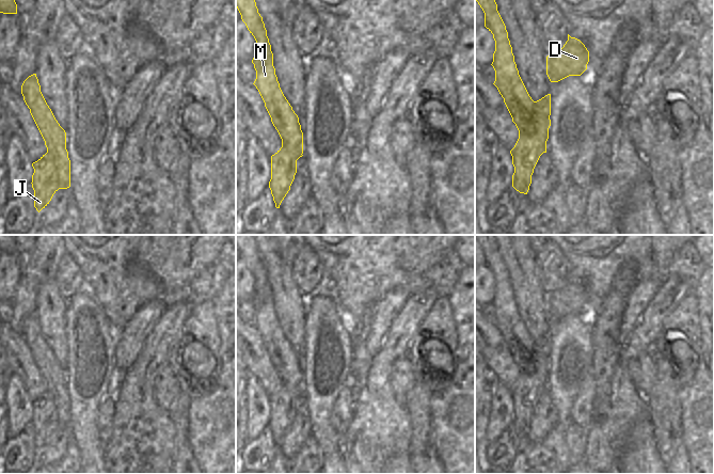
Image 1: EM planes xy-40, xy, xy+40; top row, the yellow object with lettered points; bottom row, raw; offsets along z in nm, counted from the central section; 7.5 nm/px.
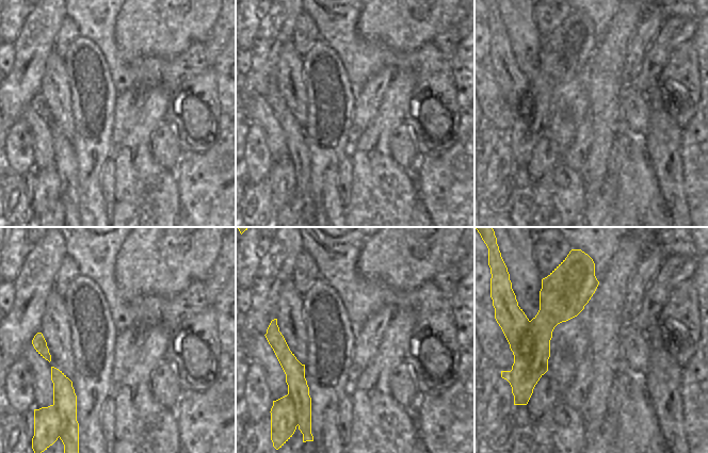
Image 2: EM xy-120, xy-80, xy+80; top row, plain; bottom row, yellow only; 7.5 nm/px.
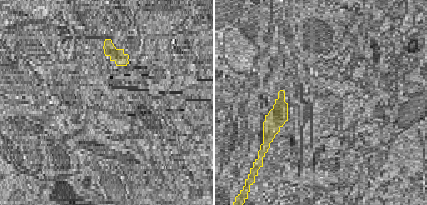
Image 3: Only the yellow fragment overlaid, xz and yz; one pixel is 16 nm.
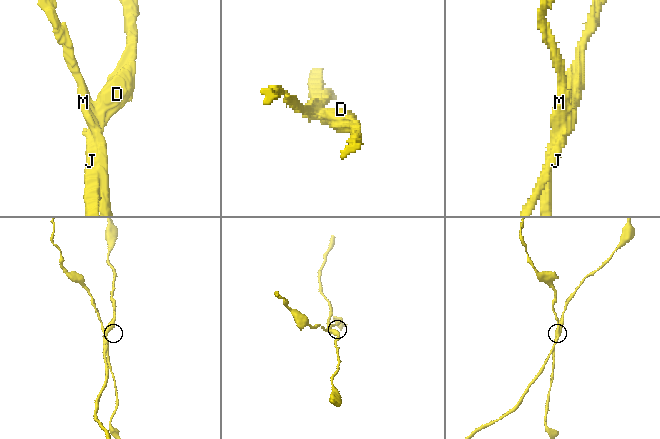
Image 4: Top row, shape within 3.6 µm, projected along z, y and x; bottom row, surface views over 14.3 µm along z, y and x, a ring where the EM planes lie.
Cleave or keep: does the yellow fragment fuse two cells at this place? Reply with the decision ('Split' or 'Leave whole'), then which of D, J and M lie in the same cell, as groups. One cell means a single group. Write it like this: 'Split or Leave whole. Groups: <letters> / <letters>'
Split. Groups: D J / M

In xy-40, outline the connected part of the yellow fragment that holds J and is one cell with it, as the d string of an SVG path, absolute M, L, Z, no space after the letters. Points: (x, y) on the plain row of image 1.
M48 392L33 401L32 406L34 408L31 422L34 429L34 446L39 452L60 428L60 418L55 401Z

